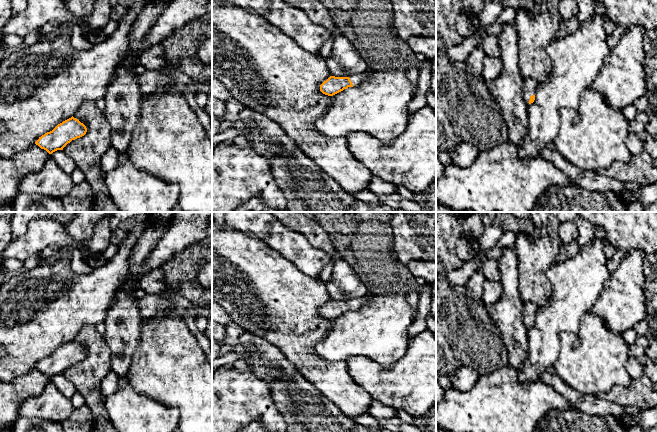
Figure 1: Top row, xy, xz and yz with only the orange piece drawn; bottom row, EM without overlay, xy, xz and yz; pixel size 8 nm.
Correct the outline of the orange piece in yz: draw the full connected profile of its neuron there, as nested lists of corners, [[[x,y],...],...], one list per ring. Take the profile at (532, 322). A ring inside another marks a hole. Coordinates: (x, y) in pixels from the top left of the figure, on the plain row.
[[[532,302],[523,303],[523,323],[527,328],[534,326],[537,309],[538,306]]]

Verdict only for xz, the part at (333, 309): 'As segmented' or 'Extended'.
Extended

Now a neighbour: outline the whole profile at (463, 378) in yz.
[[[460,366],[446,376],[450,379],[453,388],[462,392],[472,389],[480,377],[479,373],[469,366]]]

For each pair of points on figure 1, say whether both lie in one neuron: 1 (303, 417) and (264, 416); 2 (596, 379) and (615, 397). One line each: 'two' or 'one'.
1: two
2: two

